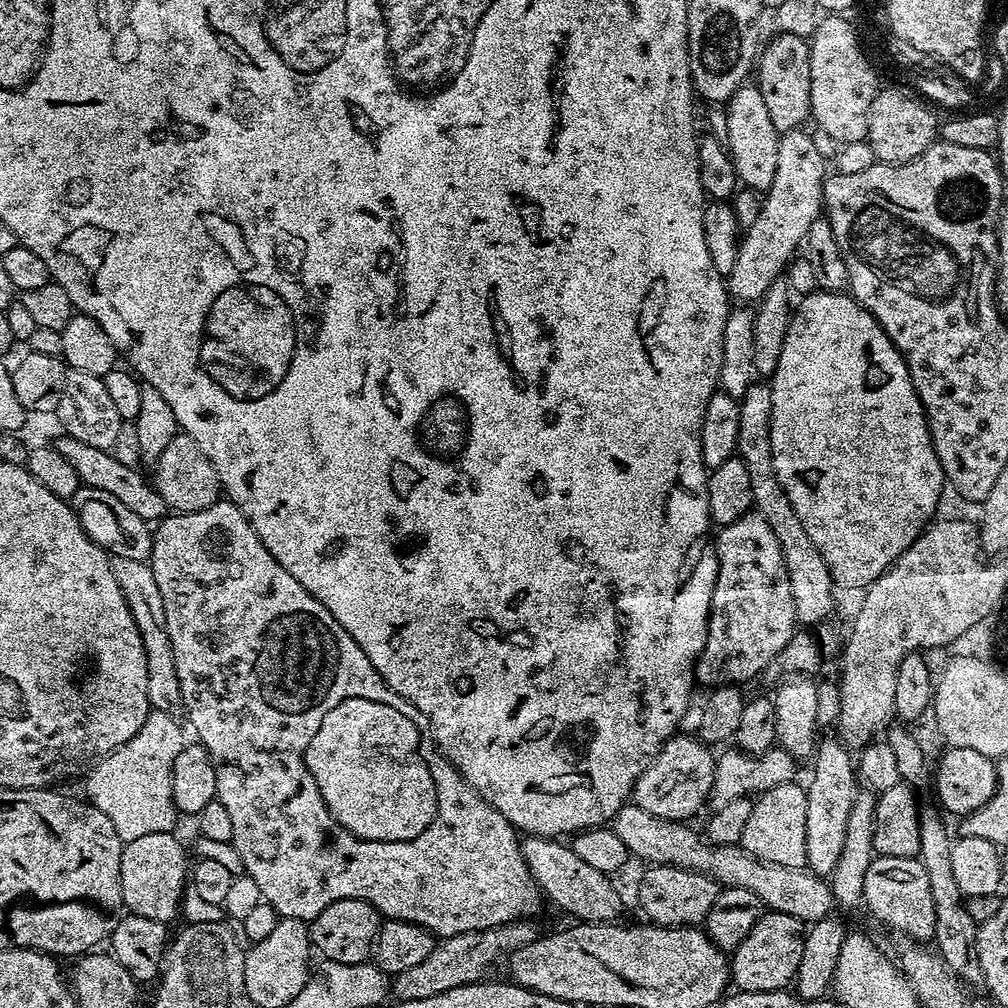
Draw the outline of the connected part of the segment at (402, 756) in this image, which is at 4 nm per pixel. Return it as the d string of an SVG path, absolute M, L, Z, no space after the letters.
M346 698L334 710L330 710L330 714L326 714L326 718L322 718L322 726L318 726L318 734L314 734L314 738L310 738L310 742L305 747L304 761L326 802L328 813L346 830L350 830L350 834L354 834L358 838L374 842L406 842L410 838L418 838L418 834L422 834L422 830L426 830L426 826L430 826L430 822L434 822L436 787L434 778L430 778L430 770L425 753L422 751L420 735L418 730L414 730L414 726L400 720L398 714L394 714L391 706L382 706L382 702L370 702L370 698Z

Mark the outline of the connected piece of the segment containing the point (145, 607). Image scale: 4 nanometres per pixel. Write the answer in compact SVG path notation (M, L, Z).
M112 556L111 562L114 578L122 590L122 598L126 598L130 614L134 614L134 626L138 626L138 634L142 634L142 646L146 650L148 703L155 711L163 712L166 716L176 716L184 707L182 686L178 686L178 670L174 670L174 650L166 634L162 594L158 590L158 582L154 582L151 563L121 556Z

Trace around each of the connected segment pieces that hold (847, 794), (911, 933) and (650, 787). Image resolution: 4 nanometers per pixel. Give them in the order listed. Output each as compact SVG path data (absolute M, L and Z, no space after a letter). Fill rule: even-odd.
M835 736L821 737L812 758L814 768L812 778L805 787L807 794L806 810L806 854L807 867L817 876L831 875L841 856L845 837L846 821L850 806L858 791L858 780L854 760L847 747ZM857 784L857 785L856 785Z
M876 856L870 862L870 870L866 870L866 886L864 887L863 903L868 904L868 908L885 924L888 928L893 928L896 932L901 932L904 936L909 936L912 942L928 942L934 937L934 898L930 898L930 878L926 878L926 870L922 866L919 858L911 856L910 858L890 858L889 856Z
M673 735L672 739L662 745L659 754L636 780L631 799L642 810L658 818L688 822L691 816L699 814L703 804L709 803L716 762L713 753L708 753L711 752L709 745L701 743L695 735L680 735Z

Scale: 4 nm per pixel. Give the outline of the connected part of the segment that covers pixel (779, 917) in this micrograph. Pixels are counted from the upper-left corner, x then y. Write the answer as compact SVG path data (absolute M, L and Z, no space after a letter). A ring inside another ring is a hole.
M771 910L754 922L754 930L730 956L730 980L741 992L778 992L795 981L798 962L802 962L805 925L790 914Z

